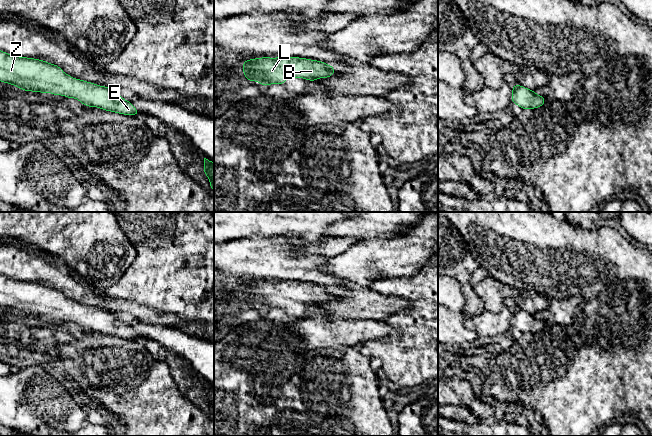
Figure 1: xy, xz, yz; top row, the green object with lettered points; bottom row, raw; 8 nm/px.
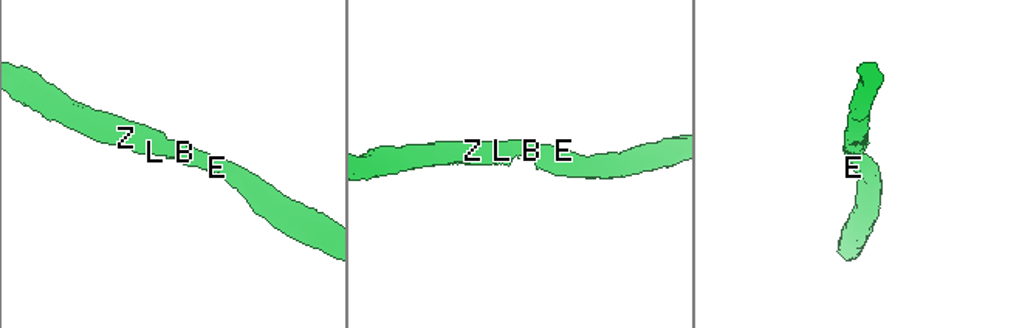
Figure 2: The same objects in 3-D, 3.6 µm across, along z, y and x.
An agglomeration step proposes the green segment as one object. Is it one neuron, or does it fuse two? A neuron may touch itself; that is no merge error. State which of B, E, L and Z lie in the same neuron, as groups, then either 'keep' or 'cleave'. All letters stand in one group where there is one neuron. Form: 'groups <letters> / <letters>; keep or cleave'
groups B E L Z; keep

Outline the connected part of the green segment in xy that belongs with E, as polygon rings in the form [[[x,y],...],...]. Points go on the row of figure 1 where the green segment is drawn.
[[[0,50],[0,81],[23,91],[51,93],[75,98],[87,107],[98,107],[128,116],[140,115],[130,101],[107,86],[74,79],[56,64],[19,57]]]

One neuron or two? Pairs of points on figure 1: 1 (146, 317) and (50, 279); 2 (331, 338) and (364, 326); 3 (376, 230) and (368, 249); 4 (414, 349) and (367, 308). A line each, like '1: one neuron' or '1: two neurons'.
1: one neuron
2: one neuron
3: two neurons
4: two neurons

